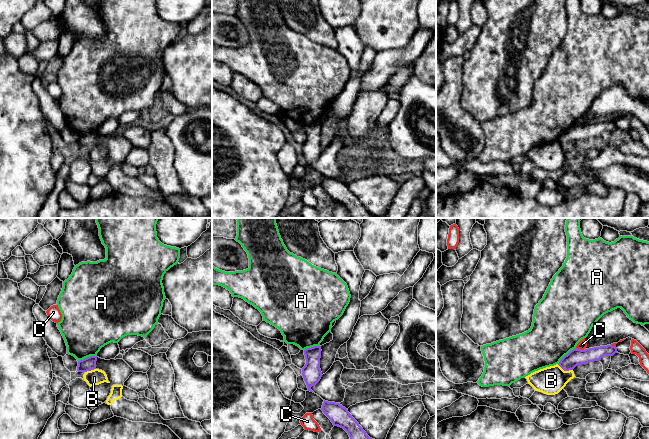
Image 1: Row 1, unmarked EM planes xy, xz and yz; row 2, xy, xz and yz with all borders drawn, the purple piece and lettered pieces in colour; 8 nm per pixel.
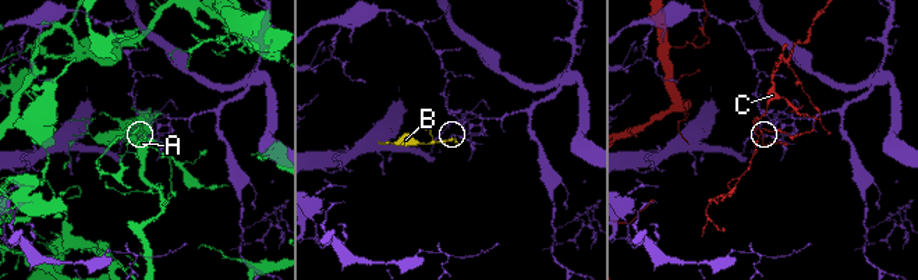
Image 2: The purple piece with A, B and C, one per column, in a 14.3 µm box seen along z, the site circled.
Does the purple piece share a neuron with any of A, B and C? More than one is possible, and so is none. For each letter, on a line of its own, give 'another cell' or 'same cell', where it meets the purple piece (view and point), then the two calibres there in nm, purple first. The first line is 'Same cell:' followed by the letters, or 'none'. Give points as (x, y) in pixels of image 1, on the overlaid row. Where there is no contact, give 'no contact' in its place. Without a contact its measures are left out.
Same cell: none
A: another cell | yz (565, 355) | 130/420 nm
B: another cell | yz (565, 370) | 130/220 nm
C: another cell | yz (580, 349) | 130/70 nm

